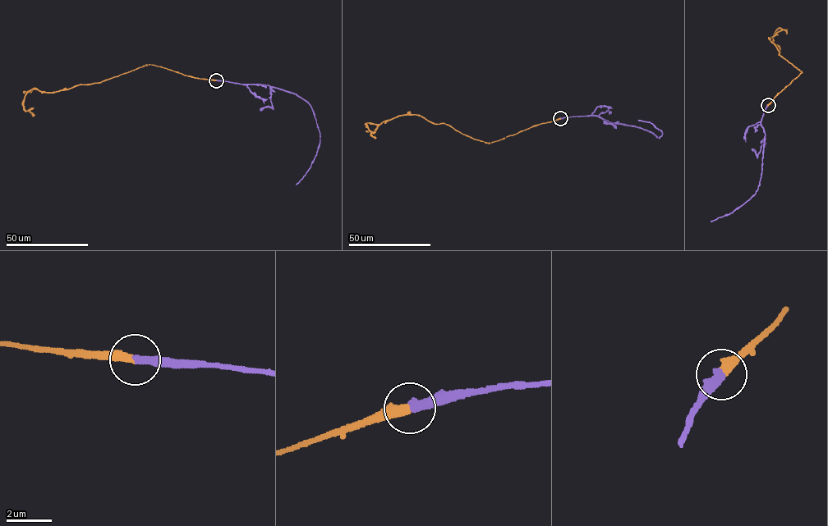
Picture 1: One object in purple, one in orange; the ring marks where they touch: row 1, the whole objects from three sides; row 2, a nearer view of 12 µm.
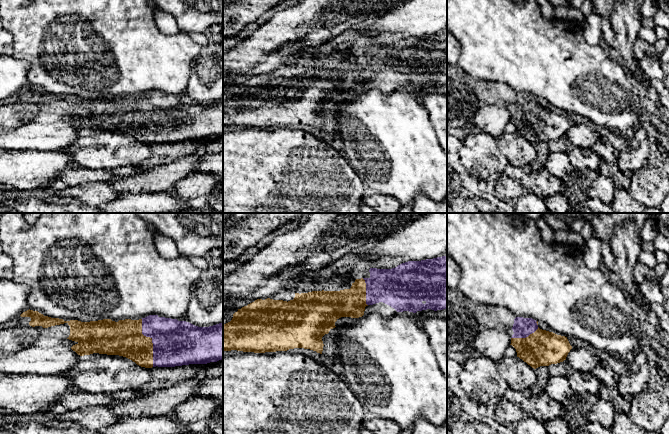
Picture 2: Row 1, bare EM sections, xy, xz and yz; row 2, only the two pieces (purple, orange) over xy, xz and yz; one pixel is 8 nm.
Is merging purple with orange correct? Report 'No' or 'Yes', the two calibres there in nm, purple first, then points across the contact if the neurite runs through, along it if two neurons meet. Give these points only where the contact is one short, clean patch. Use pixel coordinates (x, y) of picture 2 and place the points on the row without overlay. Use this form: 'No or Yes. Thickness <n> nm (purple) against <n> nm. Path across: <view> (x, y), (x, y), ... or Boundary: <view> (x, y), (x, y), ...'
Yes. Thickness 360 nm (purple) against 280 nm

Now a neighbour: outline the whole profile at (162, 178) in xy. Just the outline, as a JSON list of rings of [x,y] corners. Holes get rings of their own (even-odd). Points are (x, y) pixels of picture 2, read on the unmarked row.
[[[204,149],[178,161],[144,169],[129,177],[107,181],[119,193],[169,192],[174,185],[195,171],[200,154]]]

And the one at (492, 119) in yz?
[[[481,102],[472,124],[496,138],[505,131],[510,120],[511,113],[505,107]]]

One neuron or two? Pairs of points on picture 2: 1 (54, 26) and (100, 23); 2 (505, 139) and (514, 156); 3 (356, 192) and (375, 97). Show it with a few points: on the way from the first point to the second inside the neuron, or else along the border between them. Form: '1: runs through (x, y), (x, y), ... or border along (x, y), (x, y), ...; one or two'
1: runs through (65, 26), (89, 26); one
2: runs through (509, 143), (514, 148), (514, 152); one
3: border along (345, 158), (365, 185); two

